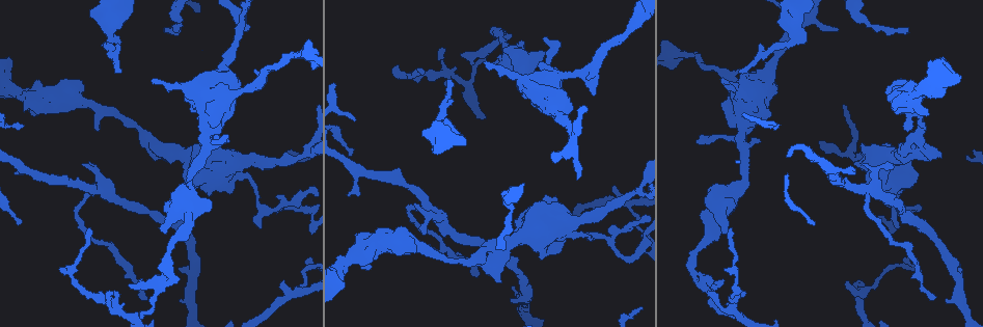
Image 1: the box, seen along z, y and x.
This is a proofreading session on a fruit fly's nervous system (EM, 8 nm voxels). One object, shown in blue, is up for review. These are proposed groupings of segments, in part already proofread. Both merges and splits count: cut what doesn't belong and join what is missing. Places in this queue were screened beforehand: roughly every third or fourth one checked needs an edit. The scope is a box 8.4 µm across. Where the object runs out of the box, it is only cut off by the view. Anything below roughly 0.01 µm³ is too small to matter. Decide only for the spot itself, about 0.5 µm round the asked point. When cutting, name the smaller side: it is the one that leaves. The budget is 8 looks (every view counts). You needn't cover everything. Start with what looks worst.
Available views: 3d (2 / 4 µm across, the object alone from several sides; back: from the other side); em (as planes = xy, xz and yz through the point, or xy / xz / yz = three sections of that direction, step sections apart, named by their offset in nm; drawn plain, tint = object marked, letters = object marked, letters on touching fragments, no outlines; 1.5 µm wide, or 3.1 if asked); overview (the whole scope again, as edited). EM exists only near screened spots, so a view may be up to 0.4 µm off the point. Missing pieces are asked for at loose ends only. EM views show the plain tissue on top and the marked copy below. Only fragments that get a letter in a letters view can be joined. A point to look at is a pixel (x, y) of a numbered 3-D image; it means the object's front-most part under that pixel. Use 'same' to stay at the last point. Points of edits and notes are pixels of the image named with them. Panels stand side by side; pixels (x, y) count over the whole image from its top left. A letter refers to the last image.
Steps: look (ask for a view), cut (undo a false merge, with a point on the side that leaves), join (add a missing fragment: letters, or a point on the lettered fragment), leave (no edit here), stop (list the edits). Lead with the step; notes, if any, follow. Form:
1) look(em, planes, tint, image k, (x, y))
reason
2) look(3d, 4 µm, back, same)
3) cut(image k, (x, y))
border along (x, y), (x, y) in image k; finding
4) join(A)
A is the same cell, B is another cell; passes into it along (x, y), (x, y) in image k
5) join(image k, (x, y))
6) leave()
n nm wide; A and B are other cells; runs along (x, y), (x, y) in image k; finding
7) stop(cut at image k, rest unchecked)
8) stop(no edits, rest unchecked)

look(em, planes, tint, image 1, (615, 185))
an open end

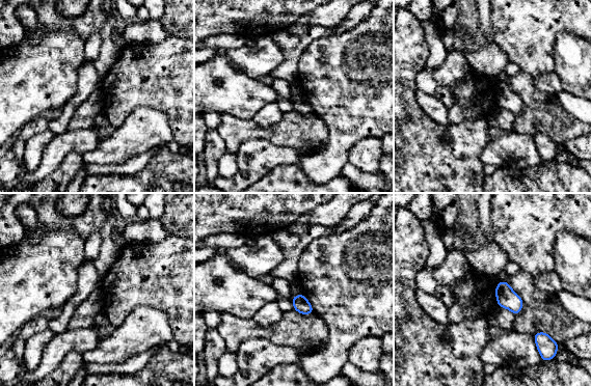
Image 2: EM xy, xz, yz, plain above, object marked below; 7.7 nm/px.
look(em, planes, letters, same)
what lies round it

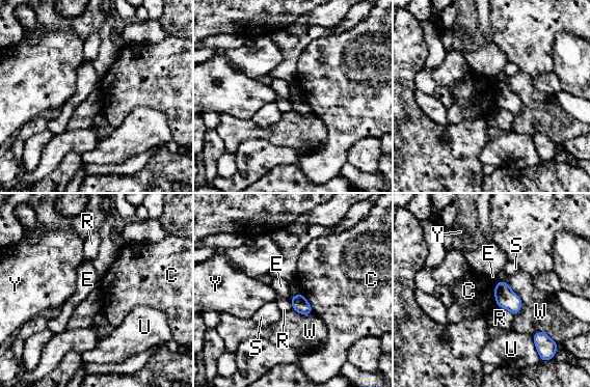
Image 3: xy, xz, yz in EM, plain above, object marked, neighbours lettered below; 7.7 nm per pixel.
leave()
C, E, R, S, U, W and Y are other cells; border along (301, 293), (313, 311) in image 3; no lettered fragment goes on from it

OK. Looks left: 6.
look(em, planes, tint, image 1, (105, 194))
four-way junction

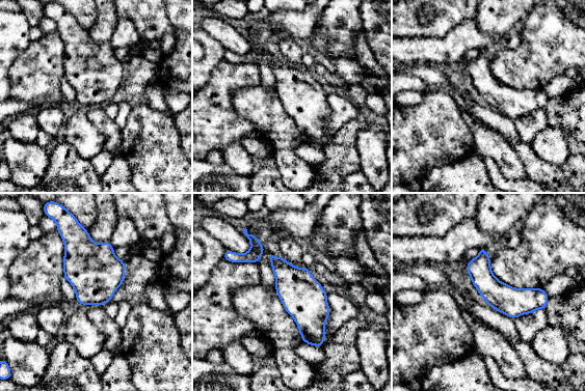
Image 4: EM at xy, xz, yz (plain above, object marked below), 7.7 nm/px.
look(em, planes, letters, same)

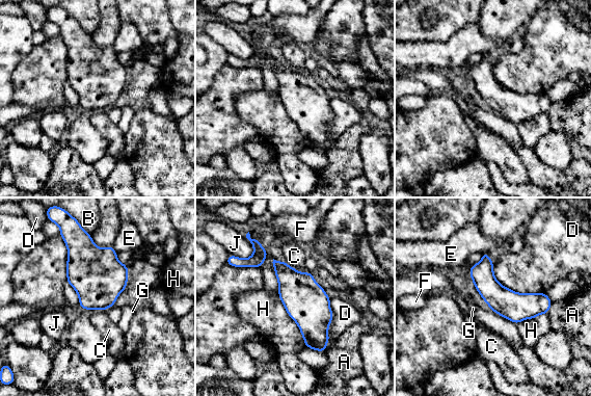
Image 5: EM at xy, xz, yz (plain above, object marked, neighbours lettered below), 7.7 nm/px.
leave()
340 nm wide; H touches over 500 nm; A, B, C, D, E, F, G, H and J are other cells; one cell here

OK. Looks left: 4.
look(em, xy, step 8, letters, image 1, (575, 140))
a fork

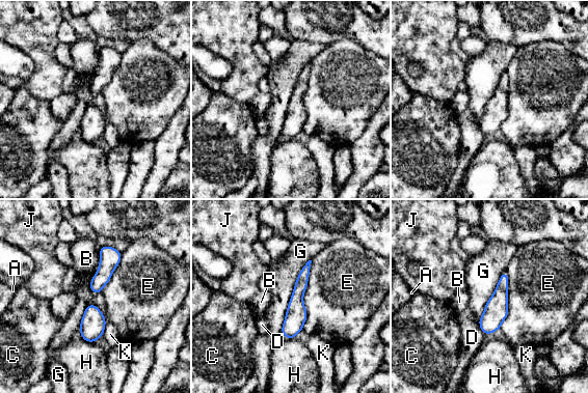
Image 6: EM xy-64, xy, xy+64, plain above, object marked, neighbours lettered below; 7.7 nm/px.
leave()
A, B, C, D, E, G, H, J and K are other cells; runs along (308, 265), (289, 335) in image 6; one cell here

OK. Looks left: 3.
stop(no edits, rest unchecked)

